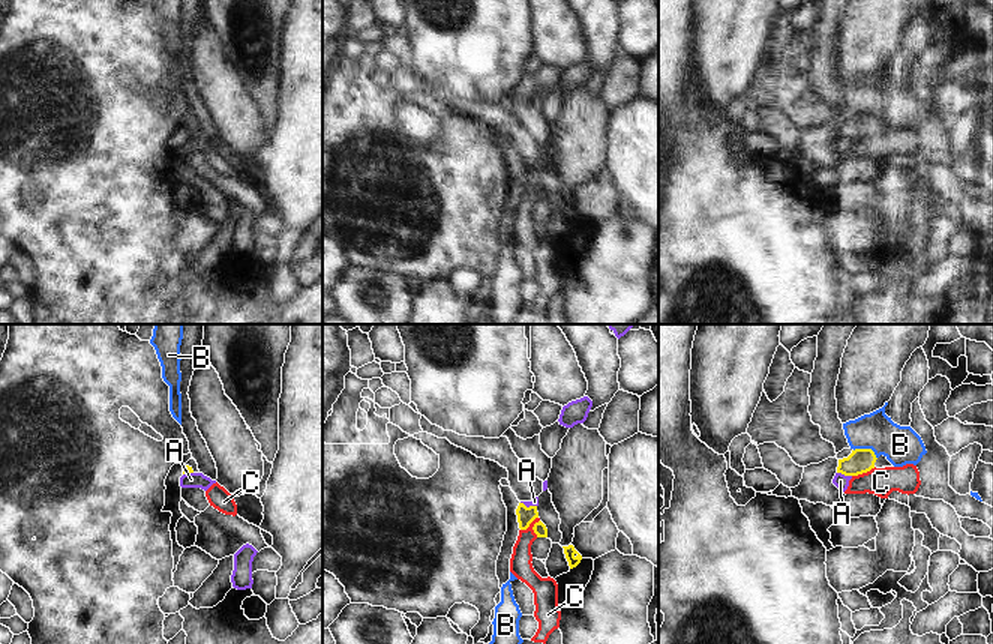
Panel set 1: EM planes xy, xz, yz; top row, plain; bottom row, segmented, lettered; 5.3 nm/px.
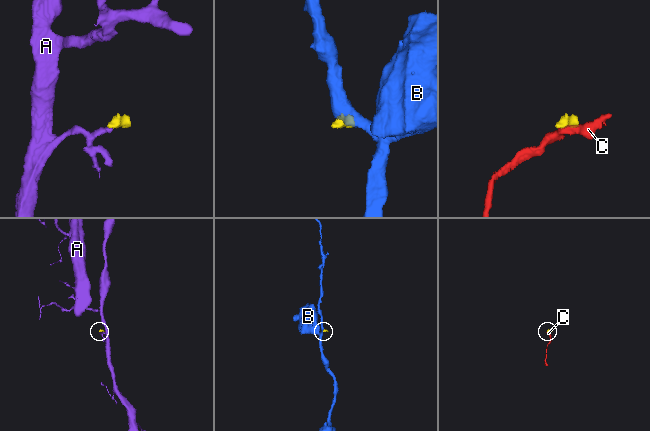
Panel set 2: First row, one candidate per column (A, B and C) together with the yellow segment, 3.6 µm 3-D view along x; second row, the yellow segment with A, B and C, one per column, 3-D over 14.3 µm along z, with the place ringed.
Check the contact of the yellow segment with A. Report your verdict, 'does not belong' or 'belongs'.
does not belong

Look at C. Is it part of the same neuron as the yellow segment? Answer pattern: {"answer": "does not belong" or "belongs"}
{"answer": "does not belong"}

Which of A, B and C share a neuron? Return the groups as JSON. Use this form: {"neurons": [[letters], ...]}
{"neurons": [["A"], ["B"], ["C"]]}

